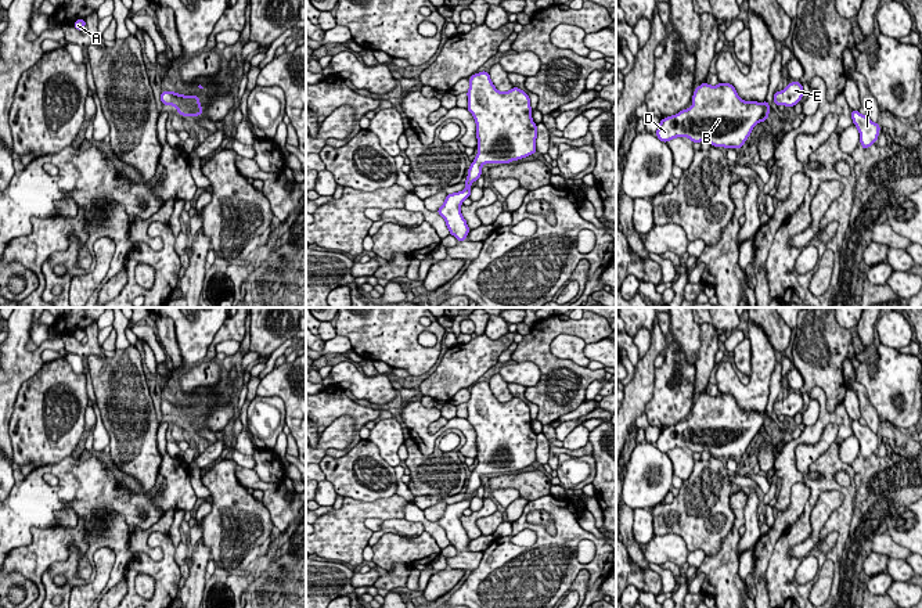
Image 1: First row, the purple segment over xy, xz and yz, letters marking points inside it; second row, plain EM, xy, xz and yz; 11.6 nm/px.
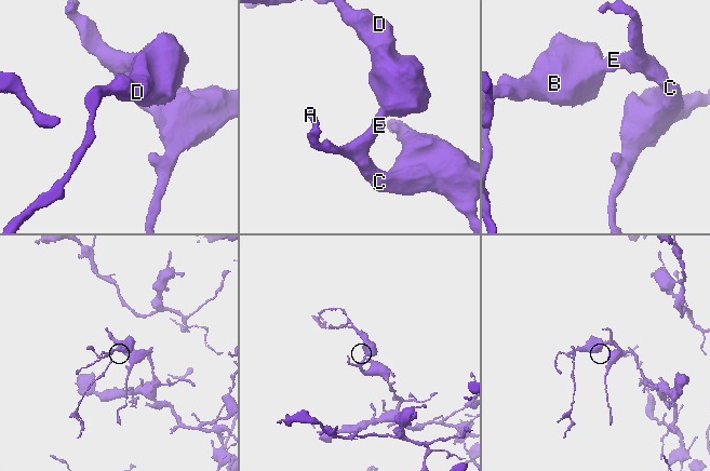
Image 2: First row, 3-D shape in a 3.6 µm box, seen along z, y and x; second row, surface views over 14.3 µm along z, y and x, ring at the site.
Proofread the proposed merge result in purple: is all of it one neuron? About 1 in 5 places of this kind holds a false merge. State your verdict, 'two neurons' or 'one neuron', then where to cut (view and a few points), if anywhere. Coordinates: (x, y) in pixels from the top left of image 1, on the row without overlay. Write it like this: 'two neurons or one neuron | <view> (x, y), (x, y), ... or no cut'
one neuron | no cut

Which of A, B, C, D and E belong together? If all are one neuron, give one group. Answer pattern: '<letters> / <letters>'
A B C D E

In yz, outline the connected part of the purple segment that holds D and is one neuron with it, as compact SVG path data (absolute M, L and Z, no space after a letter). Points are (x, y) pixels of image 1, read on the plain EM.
M731 393L699 395L692 417L660 431L656 447L667 453L688 447L694 453L707 450L713 457L739 458L759 432L767 431L770 415L743 411Z

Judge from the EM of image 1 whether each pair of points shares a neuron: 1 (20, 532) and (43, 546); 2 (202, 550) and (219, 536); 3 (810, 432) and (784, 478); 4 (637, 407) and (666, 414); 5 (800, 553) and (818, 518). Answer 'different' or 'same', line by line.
1: different
2: different
3: same
4: different
5: same

